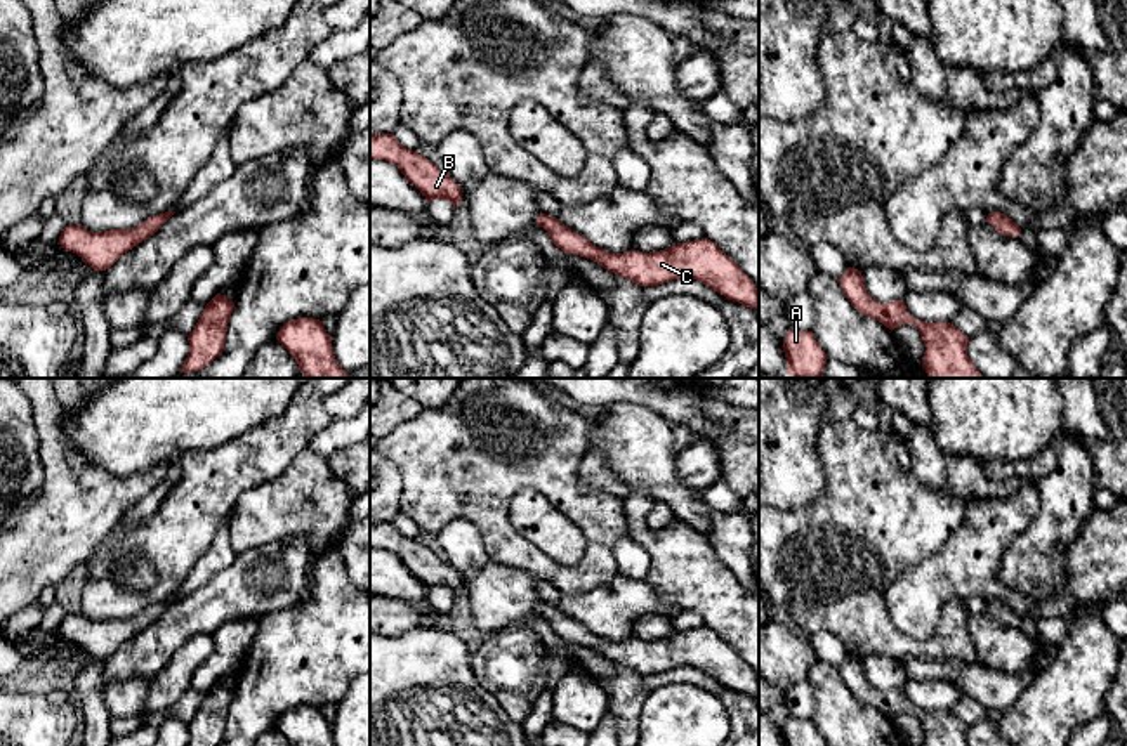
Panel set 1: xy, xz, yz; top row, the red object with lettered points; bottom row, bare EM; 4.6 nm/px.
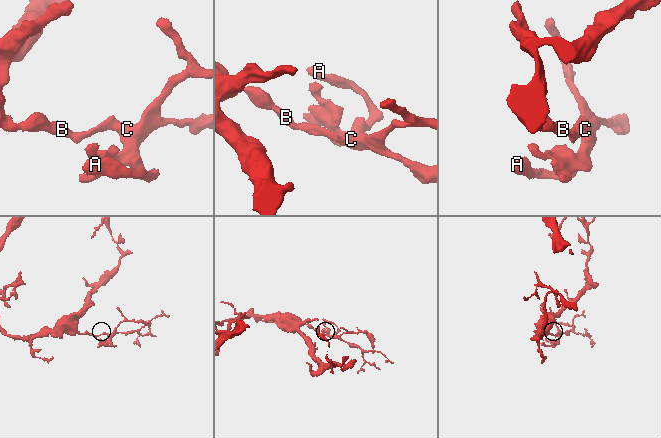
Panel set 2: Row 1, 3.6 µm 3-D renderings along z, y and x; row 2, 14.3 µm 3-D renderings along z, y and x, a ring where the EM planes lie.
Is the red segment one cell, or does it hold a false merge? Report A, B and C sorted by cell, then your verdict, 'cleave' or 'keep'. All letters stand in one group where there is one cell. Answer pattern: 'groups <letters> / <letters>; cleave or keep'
groups A B C; keep

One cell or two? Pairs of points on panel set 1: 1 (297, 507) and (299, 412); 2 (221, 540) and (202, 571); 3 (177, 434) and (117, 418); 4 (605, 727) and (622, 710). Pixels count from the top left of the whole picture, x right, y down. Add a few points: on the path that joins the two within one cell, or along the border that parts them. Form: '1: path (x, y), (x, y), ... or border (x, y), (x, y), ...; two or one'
1: border (306, 446), (285, 469), (268, 479); two
2: path (221, 547), (221, 552), (209, 564); one
3: path (162, 420), (132, 420); one
4: border (608, 710), (617, 727); two

